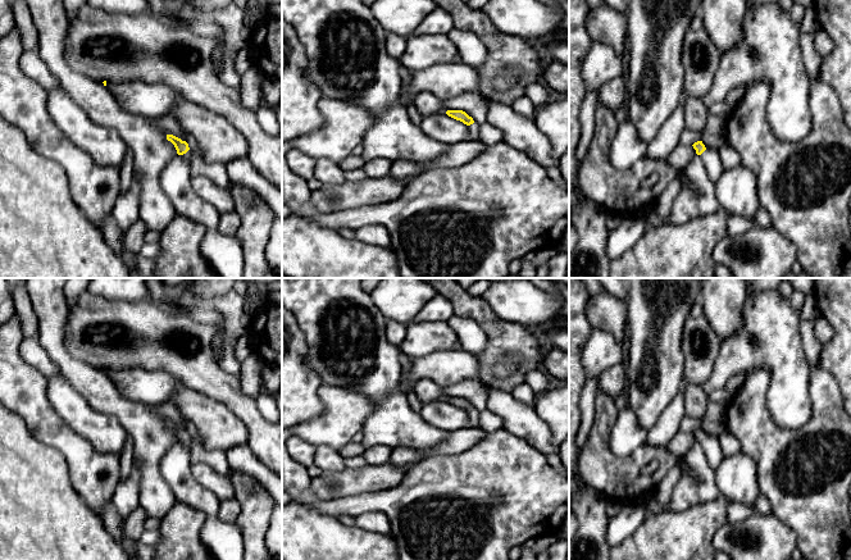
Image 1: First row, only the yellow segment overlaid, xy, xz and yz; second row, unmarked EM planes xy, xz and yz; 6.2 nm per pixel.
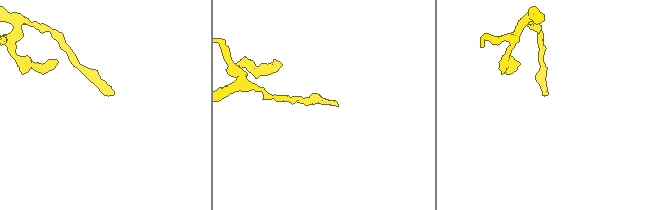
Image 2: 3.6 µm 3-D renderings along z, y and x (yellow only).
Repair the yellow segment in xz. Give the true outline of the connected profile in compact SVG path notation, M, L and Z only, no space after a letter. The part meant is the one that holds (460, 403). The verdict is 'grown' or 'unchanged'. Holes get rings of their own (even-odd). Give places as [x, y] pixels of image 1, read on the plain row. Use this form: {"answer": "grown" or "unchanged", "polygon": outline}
{"answer": "grown", "polygon": "M447 397L446 401L468 413L468 428L478 427L478 411L463 397Z"}

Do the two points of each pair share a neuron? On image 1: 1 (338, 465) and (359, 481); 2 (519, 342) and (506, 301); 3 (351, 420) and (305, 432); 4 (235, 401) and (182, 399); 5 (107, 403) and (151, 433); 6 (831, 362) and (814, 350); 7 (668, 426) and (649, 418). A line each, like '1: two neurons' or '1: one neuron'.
1: two neurons
2: two neurons
3: one neuron
4: two neurons
5: one neuron
6: two neurons
7: two neurons

